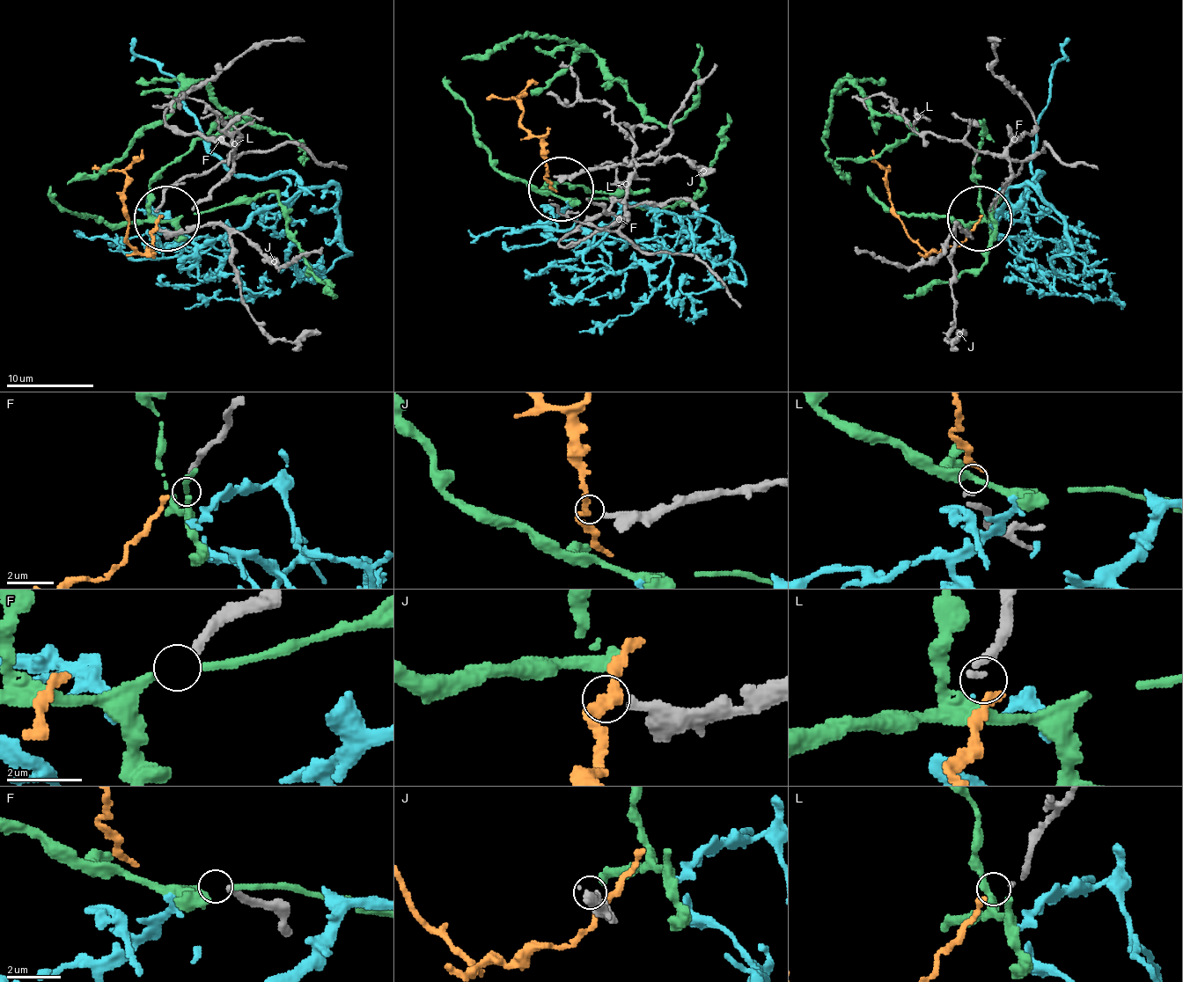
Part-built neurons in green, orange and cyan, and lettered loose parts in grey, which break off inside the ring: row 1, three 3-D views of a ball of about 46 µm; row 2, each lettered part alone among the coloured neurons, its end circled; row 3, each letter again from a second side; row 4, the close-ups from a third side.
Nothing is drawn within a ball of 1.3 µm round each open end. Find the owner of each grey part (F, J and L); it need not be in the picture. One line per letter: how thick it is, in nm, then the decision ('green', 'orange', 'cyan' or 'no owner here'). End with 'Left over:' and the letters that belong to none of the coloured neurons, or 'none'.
F: 240 nm | no owner here
J: 320 nm | no owner here
L: 150 nm | orange
Left over: F, J

